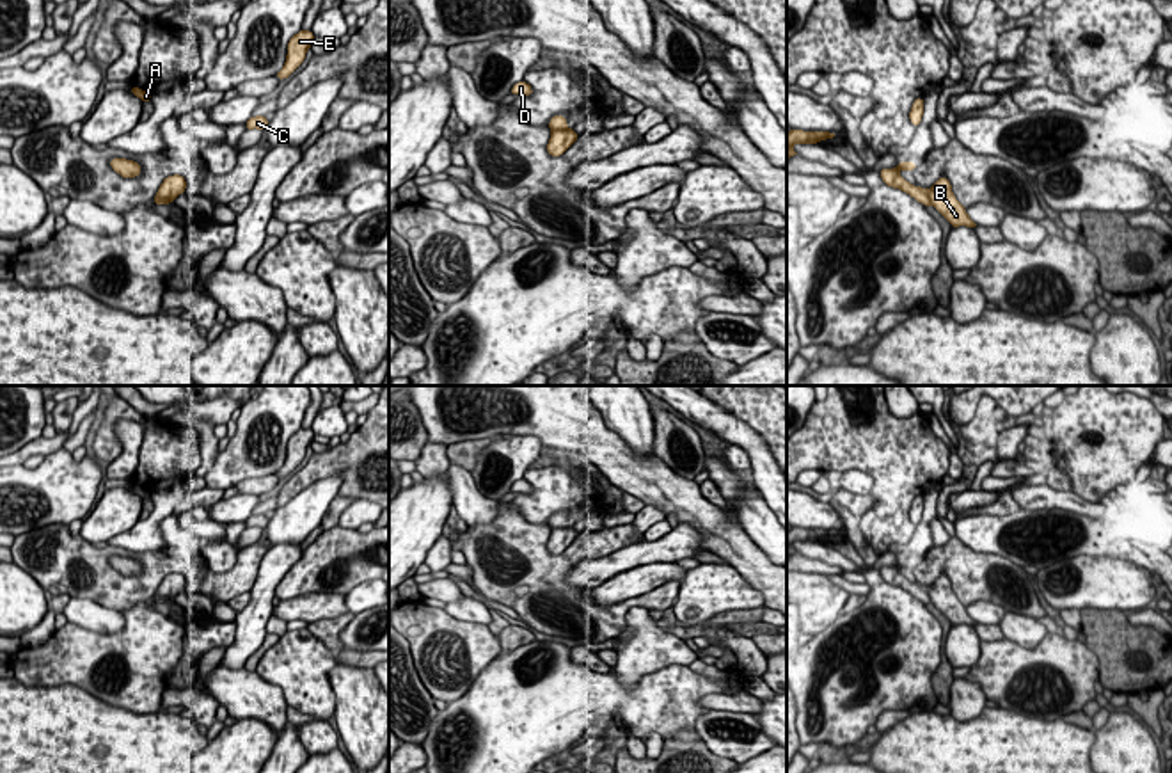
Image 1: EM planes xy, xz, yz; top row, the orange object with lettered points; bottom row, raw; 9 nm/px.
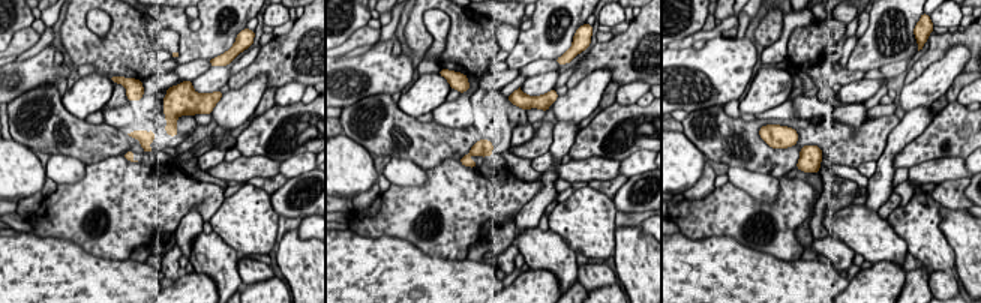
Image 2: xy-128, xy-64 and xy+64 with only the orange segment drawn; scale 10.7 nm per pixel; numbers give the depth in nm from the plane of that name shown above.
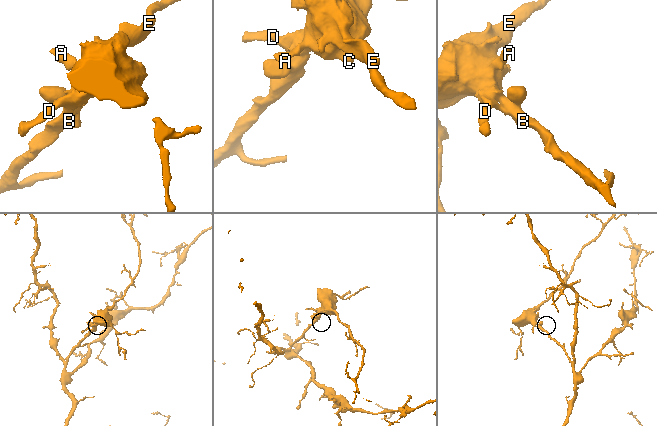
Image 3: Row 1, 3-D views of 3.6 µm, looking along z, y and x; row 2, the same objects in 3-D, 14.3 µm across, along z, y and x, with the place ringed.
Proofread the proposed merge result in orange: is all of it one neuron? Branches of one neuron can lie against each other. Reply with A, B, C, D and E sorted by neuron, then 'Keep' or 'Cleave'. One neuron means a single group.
Groups: A B C D E. Keep

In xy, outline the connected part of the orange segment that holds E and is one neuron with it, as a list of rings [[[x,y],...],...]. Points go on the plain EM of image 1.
[[[300,428],[289,437],[284,466],[275,473],[279,478],[288,476],[304,460],[313,437],[314,432],[311,428]]]

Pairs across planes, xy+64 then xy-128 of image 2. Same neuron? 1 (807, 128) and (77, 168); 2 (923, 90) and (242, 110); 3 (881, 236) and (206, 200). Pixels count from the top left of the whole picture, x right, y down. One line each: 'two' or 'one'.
1: two
2: one
3: two

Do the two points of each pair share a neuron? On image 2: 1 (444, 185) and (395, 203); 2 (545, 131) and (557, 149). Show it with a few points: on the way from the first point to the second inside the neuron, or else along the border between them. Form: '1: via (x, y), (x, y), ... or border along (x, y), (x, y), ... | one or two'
1: via (432, 197), (426, 203), (407, 203) | one
2: border along (554, 125), (548, 150) | two

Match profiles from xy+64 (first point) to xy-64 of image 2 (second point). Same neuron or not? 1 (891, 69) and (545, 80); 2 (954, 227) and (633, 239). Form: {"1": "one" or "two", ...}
{"1": "two", "2": "one"}

